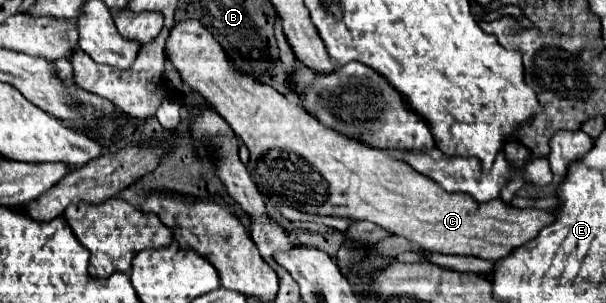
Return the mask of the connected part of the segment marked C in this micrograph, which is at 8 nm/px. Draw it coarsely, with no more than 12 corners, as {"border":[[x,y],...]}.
{"border":[[186,19],[166,59],[268,199],[498,261],[548,211],[448,193],[320,125]]}

